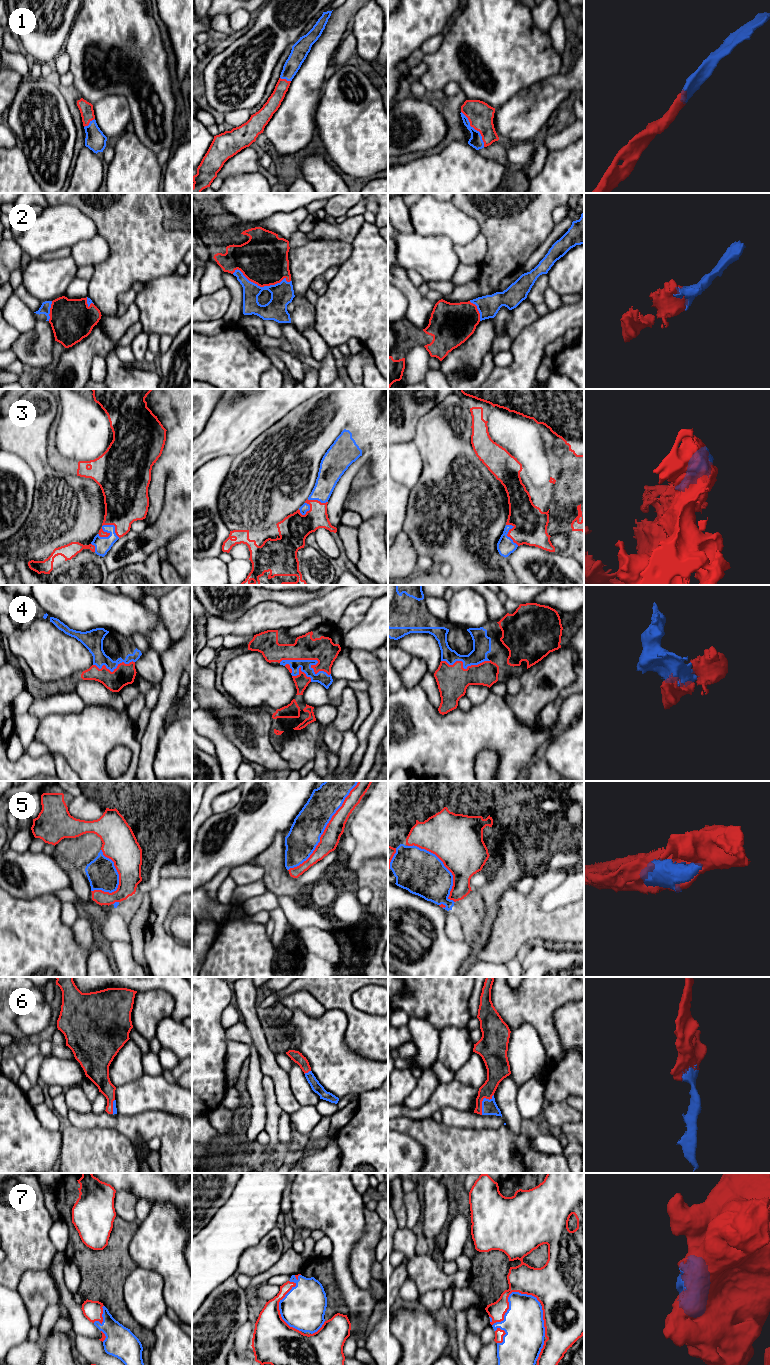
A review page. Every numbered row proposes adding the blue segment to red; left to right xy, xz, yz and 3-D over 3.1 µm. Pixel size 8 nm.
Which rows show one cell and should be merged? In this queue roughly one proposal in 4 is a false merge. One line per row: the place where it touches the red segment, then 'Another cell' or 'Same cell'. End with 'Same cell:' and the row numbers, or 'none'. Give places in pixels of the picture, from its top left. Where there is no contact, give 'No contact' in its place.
1: Touches red at yz (475, 129). Same cell
2: Touches red at xz (261, 286). Same cell
3: Touches red at xy (103, 524). Same cell
4: Touches red at xz (312, 659). Same cell
5: Touches red at xz (325, 829). Same cell
6: Touches red at yz (482, 1100). Same cell
7: Touches red at yz (508, 1296). Same cell
Same cell: 1, 2, 3, 4, 5, 6, 7

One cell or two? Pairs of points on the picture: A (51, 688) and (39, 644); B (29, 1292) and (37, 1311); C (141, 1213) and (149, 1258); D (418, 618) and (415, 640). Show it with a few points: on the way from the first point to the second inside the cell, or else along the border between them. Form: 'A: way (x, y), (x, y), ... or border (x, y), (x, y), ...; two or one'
A: border (29, 669), (42, 681), (61, 680); two
B: way (34, 1297), (36, 1299), (36, 1306); one
C: border (154, 1204), (149, 1213), (138, 1223); two
D: border (398, 639), (410, 633), (430, 633), (438, 642); two

